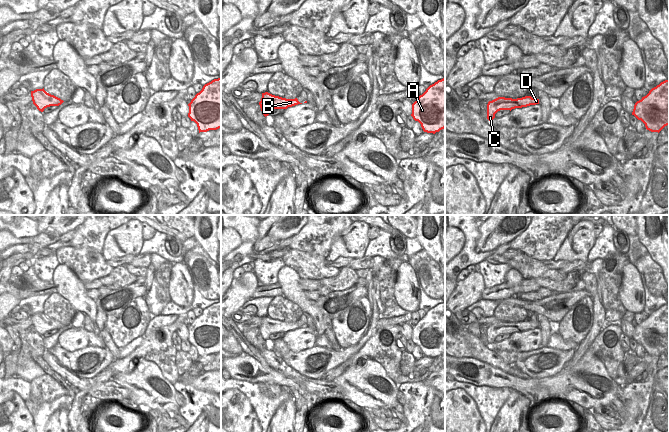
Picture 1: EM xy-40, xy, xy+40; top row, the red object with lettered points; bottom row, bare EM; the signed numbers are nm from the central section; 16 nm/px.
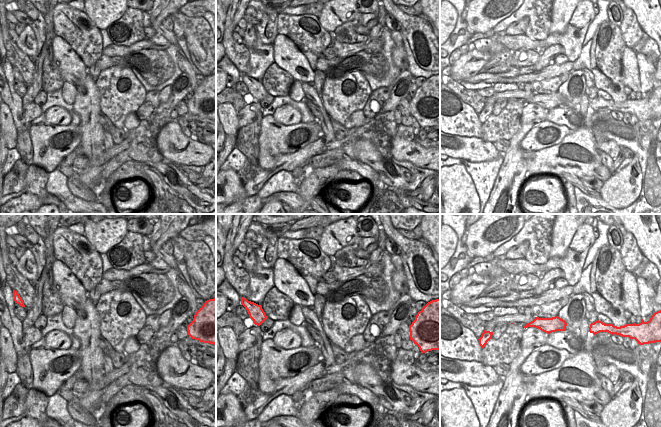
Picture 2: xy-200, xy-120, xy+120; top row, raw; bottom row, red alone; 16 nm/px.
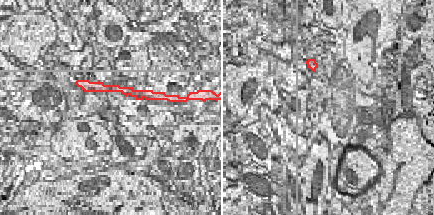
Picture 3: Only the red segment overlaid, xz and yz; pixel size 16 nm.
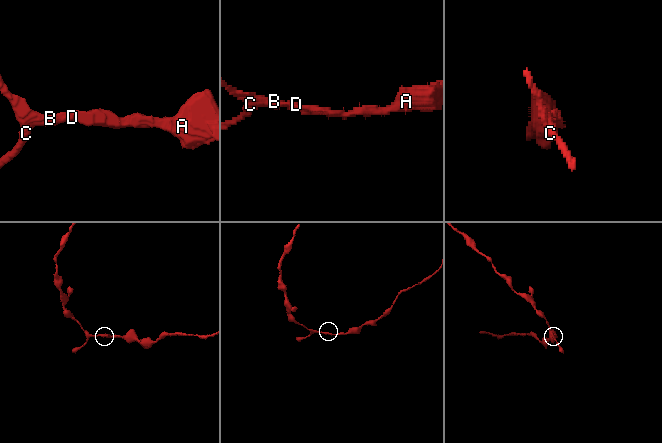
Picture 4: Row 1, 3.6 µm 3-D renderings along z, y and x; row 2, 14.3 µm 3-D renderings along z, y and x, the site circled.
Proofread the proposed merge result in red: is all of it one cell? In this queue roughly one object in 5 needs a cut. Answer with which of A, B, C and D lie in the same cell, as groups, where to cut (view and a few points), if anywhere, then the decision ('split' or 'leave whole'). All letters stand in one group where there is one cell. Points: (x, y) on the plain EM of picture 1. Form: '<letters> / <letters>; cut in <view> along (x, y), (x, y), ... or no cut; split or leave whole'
A B C D; no cut; leave whole

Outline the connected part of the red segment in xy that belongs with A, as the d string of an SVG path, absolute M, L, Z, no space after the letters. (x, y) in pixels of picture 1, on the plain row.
M445 301L430 309L412 328L411 340L421 348L424 356L439 356L445 352Z

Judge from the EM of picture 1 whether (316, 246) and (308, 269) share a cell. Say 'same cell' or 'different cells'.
different cells

